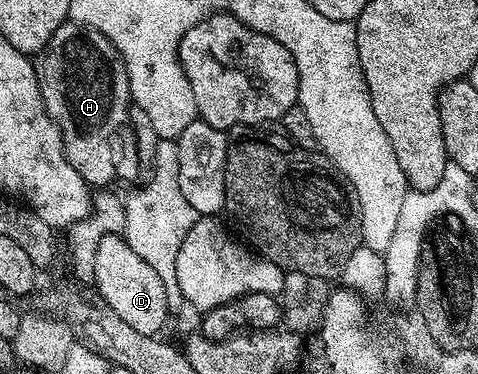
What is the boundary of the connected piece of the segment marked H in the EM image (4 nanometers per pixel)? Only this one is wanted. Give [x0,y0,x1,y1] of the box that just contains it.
[35,21,131,189]

